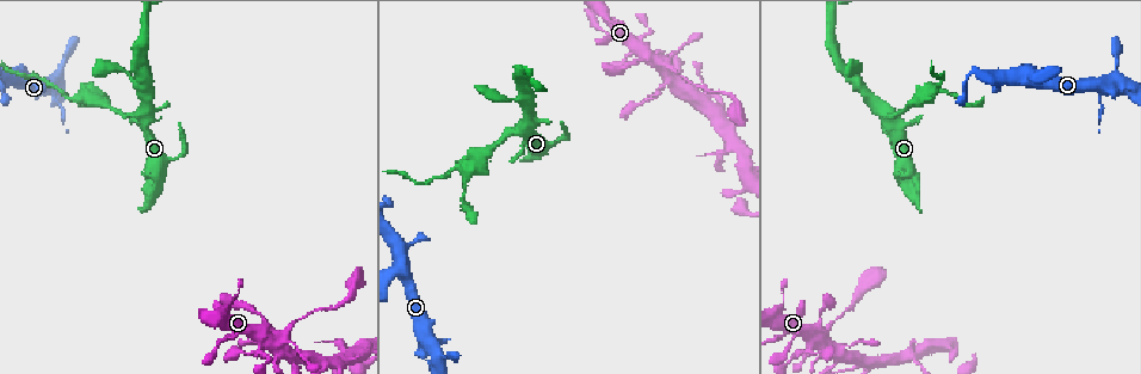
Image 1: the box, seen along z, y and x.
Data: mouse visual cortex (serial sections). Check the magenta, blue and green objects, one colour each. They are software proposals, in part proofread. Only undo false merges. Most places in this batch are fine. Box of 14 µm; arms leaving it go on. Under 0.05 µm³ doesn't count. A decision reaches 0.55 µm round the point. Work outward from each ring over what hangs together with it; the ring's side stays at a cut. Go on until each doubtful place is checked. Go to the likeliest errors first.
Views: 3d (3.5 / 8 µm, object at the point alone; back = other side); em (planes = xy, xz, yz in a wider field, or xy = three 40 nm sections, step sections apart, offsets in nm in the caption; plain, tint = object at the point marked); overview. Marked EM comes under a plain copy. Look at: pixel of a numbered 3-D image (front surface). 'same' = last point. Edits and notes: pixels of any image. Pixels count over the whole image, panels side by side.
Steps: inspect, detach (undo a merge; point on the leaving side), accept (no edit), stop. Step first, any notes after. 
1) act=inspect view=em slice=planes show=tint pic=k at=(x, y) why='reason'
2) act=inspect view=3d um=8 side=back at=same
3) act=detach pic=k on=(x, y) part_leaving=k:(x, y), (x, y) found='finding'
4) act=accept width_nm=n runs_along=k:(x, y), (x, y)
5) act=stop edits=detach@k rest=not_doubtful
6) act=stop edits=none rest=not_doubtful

act=inspect view=3d um=3.5 side=back pic=1 at=(673, 70)

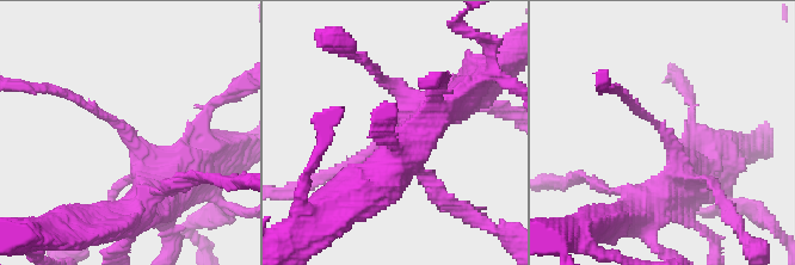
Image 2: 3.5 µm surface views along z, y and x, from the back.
act=inspect view=em slice=xy step=2 show=tint pic=2 at=(397, 124) arm_widths_nm=150,450

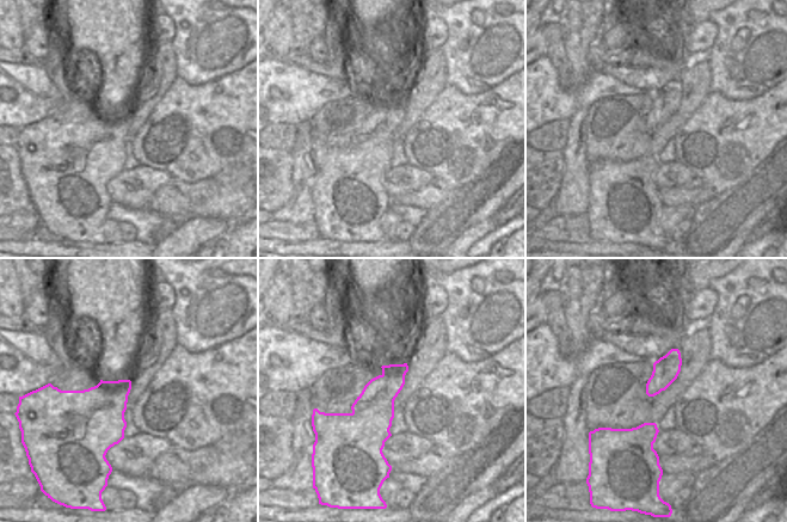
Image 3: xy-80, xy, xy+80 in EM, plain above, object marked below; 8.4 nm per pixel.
act=accept runs_along=2:(176, 171), (160, 185), (124, 130), (73, 97) found='continuous, no second cell'

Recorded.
act=inspect view=3d um=3.5 pic=1 at=(925, 96) why='three-way junction'

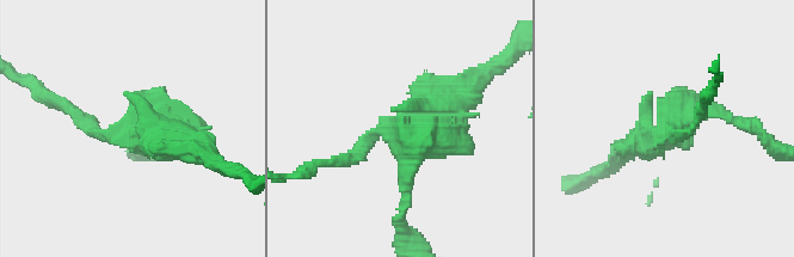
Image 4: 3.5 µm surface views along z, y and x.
act=inspect view=em slice=xy step=3 show=tint pic=4 at=(417, 131)

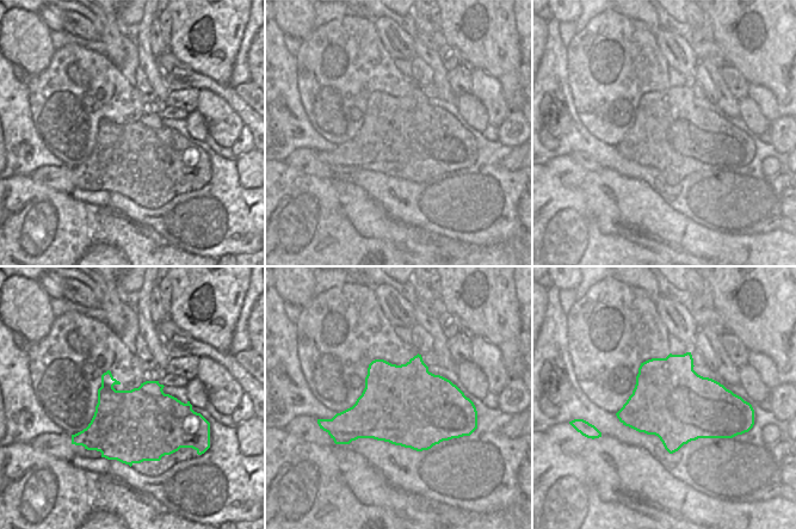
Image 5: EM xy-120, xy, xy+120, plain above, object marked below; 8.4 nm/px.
act=inspect view=em slice=xy step=1 show=tint at=same why='another direction'

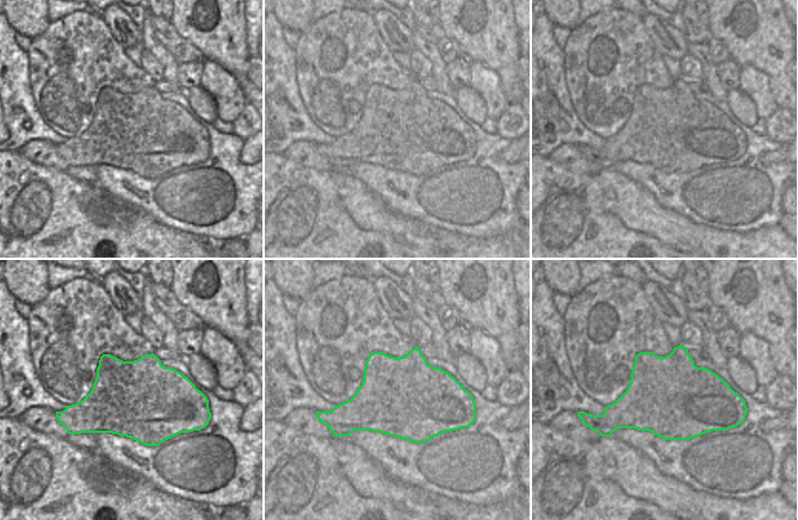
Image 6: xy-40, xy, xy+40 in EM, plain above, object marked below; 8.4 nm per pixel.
act=accept runs_along=4:(472, 84), (413, 133), (406, 196) found='all the same cell'

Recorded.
act=inspect view=3d um=3.5 pic=1 at=(932, 97) why='sudden change in width'

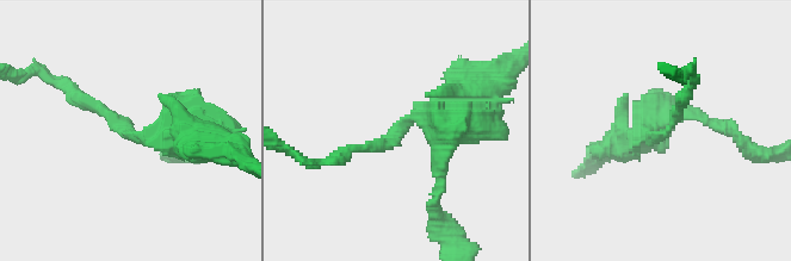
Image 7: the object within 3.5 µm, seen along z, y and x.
act=inspect view=em slice=xy step=3 show=tint pic=7 at=(669, 127) arm_widths_nm=150,350

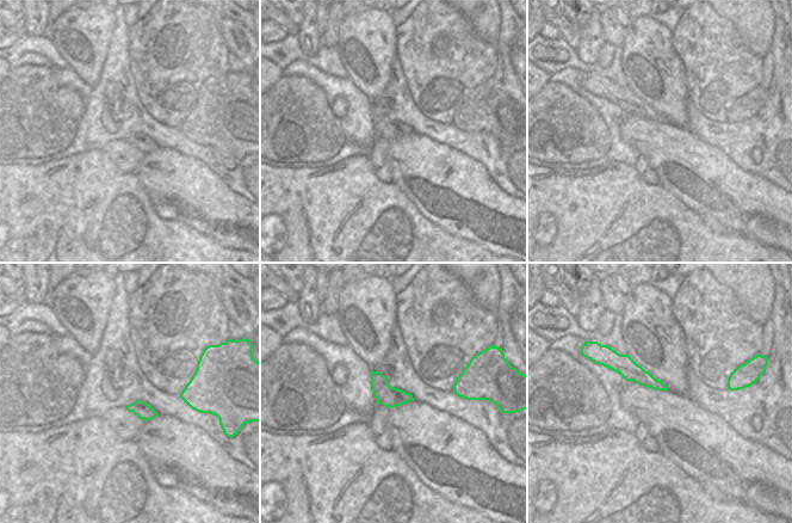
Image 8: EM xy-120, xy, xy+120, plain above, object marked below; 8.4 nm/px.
act=accept runs_along=7:(191, 140), (136, 140), (62, 85) found='all the same cell'

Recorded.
act=stop edits=none rest=not_doubtful

